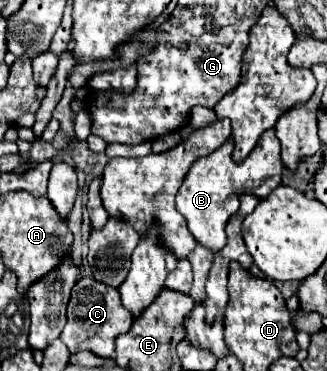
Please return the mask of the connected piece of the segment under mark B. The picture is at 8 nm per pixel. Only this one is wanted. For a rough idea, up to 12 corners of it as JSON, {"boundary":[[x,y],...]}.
{"boundary":[[268,129],[232,159],[232,137],[188,169],[176,195],[198,243],[226,245],[238,195],[282,183],[280,141]]}

